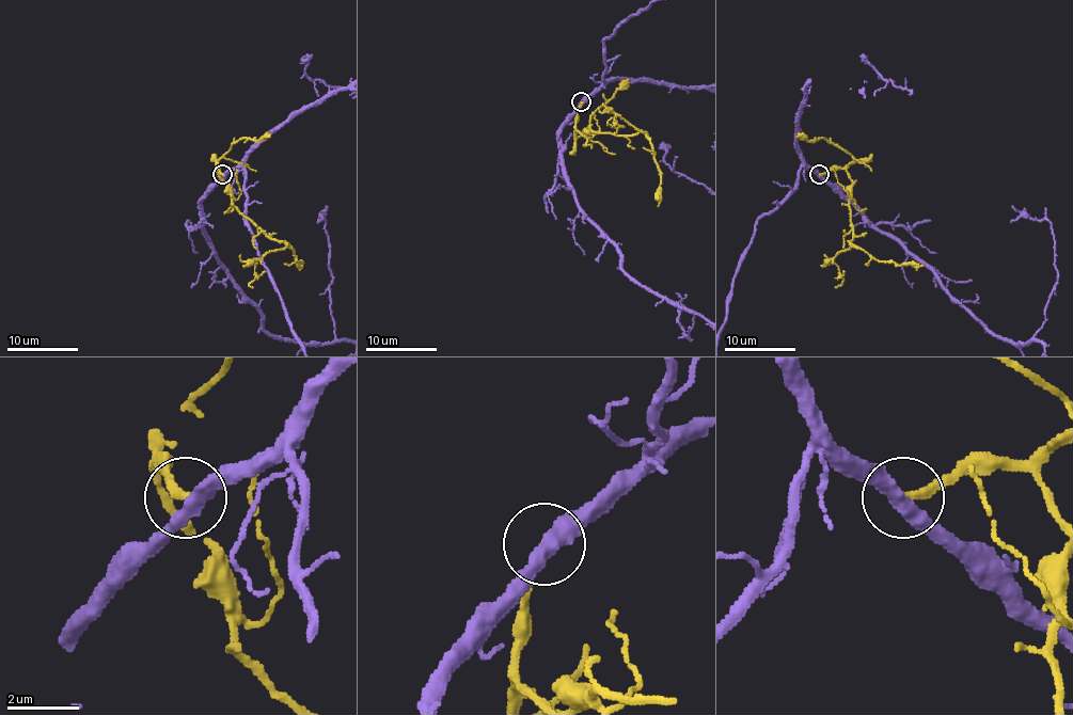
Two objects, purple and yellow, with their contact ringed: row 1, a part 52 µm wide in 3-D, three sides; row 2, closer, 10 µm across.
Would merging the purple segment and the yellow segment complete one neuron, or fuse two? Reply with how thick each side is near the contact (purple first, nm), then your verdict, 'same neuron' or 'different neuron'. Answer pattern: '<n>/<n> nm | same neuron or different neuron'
420/240 nm | different neuron

